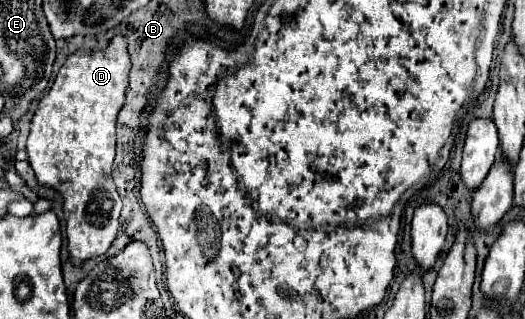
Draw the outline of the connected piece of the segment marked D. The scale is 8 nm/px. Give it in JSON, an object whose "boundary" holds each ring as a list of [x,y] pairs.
{"boundary":[[[115,36],[111,40],[111,44],[107,44],[107,48],[103,50],[93,50],[93,52],[75,52],[71,54],[65,64],[61,66],[51,90],[41,98],[37,110],[35,110],[35,116],[31,120],[31,132],[29,132],[29,138],[27,138],[27,162],[31,164],[35,176],[37,176],[37,182],[41,186],[49,186],[53,190],[57,190],[61,196],[63,196],[63,216],[65,216],[65,222],[67,222],[67,250],[69,250],[69,256],[71,256],[71,264],[73,266],[81,266],[85,260],[89,258],[97,258],[97,256],[103,256],[107,254],[107,250],[111,248],[113,240],[115,240],[115,234],[117,234],[117,220],[119,220],[119,212],[121,212],[121,198],[117,194],[117,188],[113,184],[113,178],[111,178],[111,166],[113,166],[113,158],[115,158],[115,124],[117,124],[117,112],[121,110],[123,102],[125,102],[125,92],[127,92],[127,86],[129,86],[129,80],[127,80],[127,74],[129,74],[129,68],[131,68],[131,62],[129,62],[129,52],[127,52],[127,46],[125,46],[125,38],[123,36]]]}

